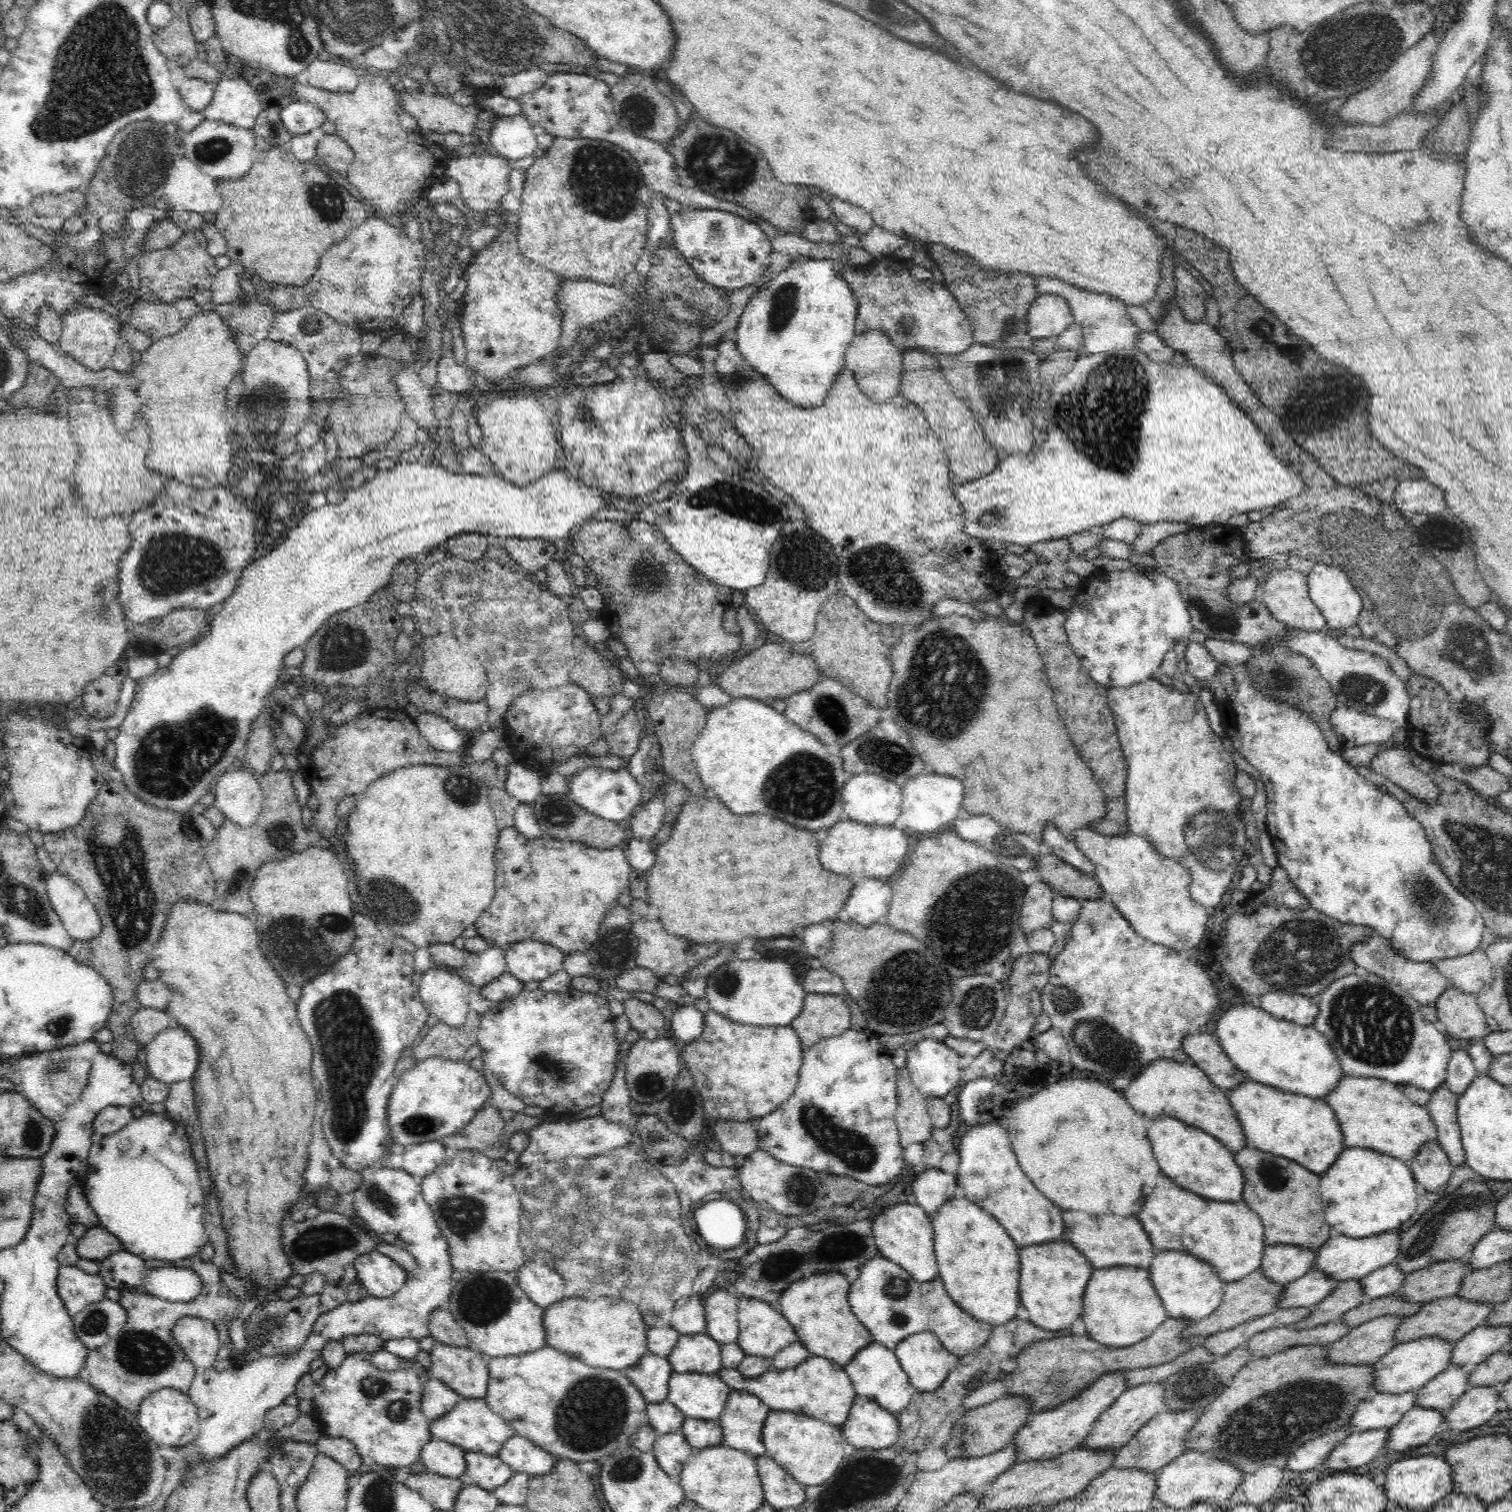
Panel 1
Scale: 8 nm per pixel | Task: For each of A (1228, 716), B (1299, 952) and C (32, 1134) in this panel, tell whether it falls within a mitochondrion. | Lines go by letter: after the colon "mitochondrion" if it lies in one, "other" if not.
A: other
B: mitochondrion
C: mitochondrion

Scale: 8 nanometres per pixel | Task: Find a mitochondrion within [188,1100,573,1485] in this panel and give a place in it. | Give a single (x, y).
(311, 1244)

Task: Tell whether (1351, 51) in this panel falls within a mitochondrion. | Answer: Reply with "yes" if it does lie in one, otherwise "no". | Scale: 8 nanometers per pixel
yes

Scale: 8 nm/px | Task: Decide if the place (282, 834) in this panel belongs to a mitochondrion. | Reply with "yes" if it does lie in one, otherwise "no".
yes

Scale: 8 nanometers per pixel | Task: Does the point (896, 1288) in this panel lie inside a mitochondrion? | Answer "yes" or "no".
yes

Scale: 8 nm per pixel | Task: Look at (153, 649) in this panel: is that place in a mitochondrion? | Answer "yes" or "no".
no

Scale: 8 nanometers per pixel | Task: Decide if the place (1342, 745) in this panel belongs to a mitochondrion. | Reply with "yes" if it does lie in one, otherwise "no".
no

